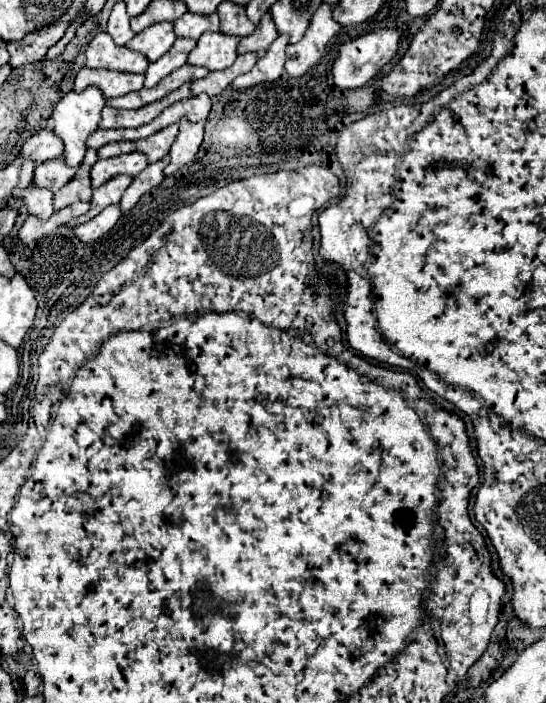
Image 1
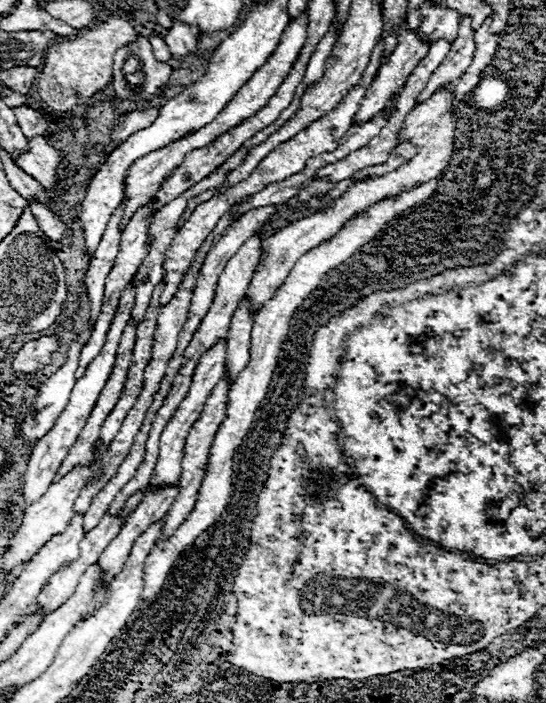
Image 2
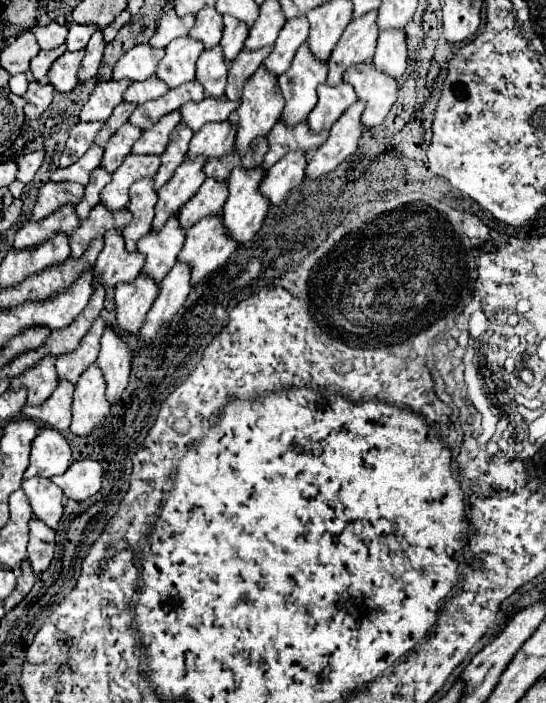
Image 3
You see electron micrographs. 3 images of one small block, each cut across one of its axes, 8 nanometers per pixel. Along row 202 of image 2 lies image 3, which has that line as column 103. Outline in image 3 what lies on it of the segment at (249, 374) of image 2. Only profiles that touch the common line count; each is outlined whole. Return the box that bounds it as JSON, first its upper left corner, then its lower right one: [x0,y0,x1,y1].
[70,364,110,436]

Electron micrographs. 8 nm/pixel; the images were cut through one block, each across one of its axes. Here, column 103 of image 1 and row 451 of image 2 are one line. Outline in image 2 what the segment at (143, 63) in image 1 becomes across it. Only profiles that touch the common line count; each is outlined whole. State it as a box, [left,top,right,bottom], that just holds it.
[24,278,136,504]

